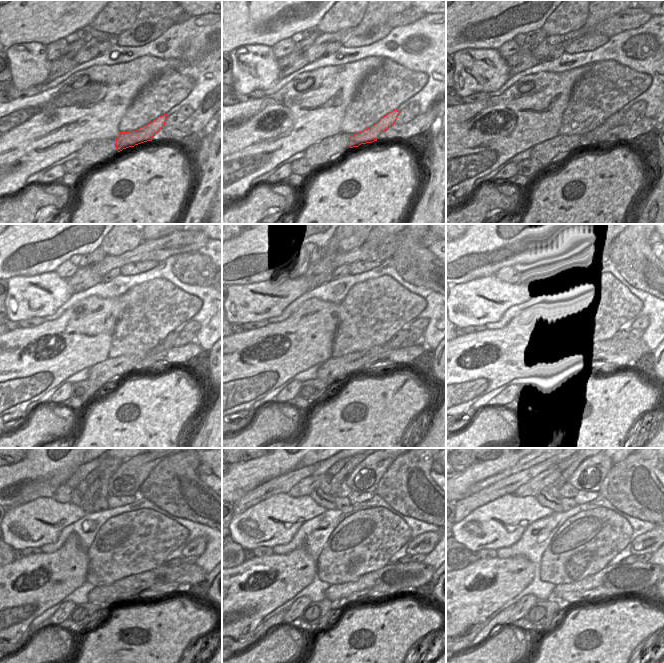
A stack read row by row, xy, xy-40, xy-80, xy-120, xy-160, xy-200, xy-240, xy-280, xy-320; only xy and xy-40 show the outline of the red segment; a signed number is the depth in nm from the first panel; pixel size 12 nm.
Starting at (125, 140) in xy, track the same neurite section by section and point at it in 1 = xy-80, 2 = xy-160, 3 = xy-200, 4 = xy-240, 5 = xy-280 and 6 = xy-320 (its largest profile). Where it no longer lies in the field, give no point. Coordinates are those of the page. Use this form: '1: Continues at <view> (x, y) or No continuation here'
1: Continues at xy-80 (592, 137)
2: Continues at xy-160 (398, 340)
3: Continues at xy-200 (621, 335)
4: Continues at xy-240 (174, 562)
5: Continues at xy-280 (406, 559)
6: Continues at xy-320 (631, 559).

